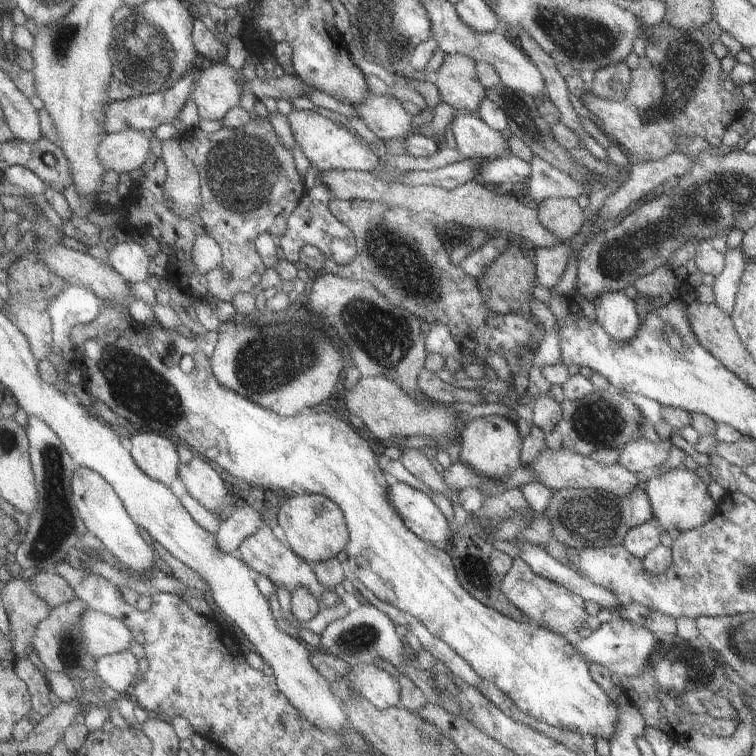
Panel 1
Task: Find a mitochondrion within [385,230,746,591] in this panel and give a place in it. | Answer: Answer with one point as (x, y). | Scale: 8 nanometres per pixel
(580, 519)

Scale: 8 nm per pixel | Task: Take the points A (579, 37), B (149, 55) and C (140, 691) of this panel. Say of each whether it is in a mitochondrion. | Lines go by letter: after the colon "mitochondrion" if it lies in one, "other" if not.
A: mitochondrion
B: mitochondrion
C: other

